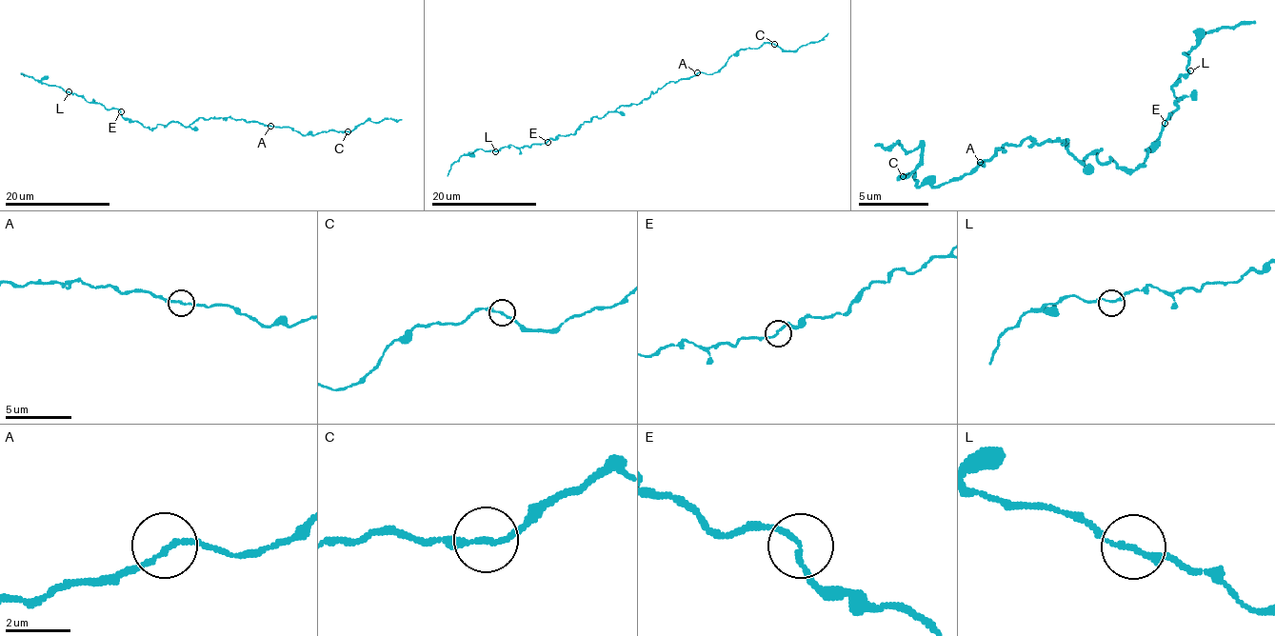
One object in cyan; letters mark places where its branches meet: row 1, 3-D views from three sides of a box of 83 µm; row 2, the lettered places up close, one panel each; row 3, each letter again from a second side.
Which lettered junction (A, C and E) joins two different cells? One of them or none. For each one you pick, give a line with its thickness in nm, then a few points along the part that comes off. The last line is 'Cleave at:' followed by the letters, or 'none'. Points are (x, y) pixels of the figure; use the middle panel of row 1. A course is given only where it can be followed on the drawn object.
Cleave at: none

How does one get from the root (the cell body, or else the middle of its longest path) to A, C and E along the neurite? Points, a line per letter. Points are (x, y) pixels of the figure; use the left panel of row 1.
A: (206, 119), (234, 118), (270, 126)
C: (206, 119), (245, 119), (289, 128), (305, 135), (330, 129), (348, 131)
E: (206, 119), (196, 118), (188, 126), (169, 122), (165, 126), (157, 125), (148, 129), (124, 118), (120, 111)

